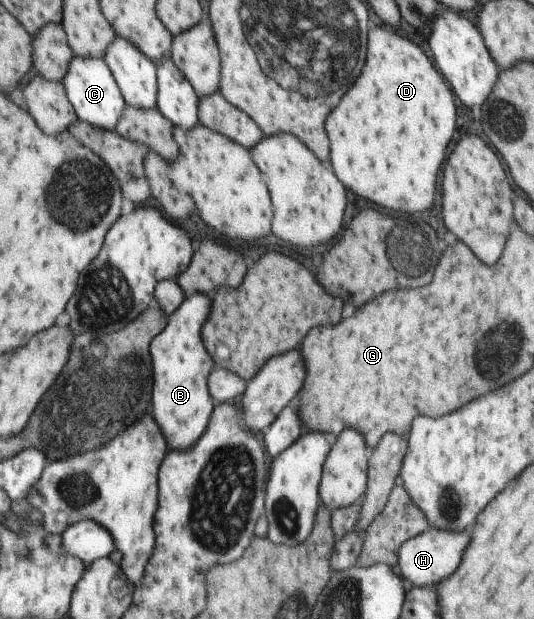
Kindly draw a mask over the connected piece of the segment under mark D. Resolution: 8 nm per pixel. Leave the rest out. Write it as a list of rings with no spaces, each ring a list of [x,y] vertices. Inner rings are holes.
[[[370,27],[370,31],[367,31],[367,49],[365,53],[364,67],[362,67],[362,73],[358,75],[356,83],[350,87],[350,93],[346,93],[346,97],[340,97],[338,105],[328,113],[323,127],[326,132],[329,143],[329,161],[328,166],[338,169],[338,181],[342,181],[342,185],[346,185],[346,189],[350,189],[354,195],[382,207],[382,209],[388,209],[388,211],[398,211],[398,213],[420,213],[424,209],[428,209],[432,205],[432,199],[434,199],[434,189],[436,189],[436,175],[444,163],[444,151],[446,151],[446,145],[450,143],[450,137],[452,137],[452,131],[454,131],[454,115],[456,115],[456,109],[454,109],[454,103],[452,103],[452,93],[450,89],[446,87],[444,83],[444,77],[440,77],[441,71],[437,67],[432,67],[432,63],[424,57],[424,53],[410,41],[398,37],[394,31],[386,29],[386,27]]]

